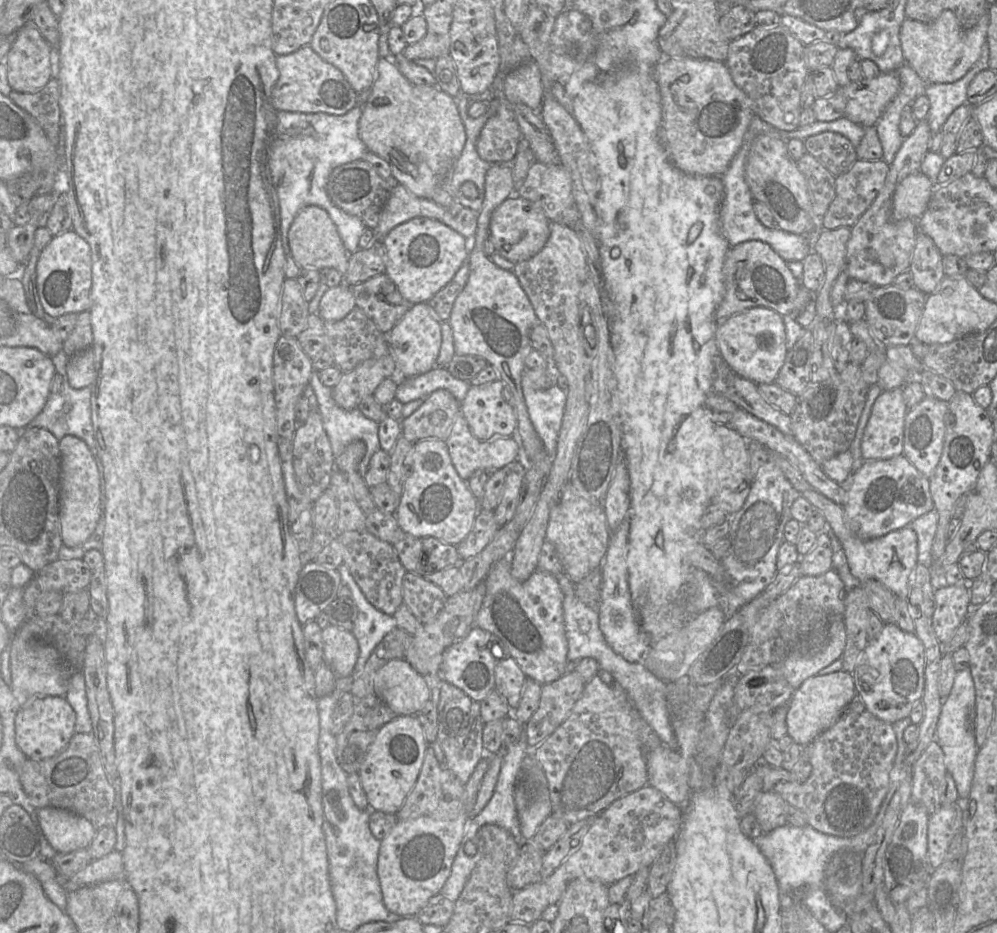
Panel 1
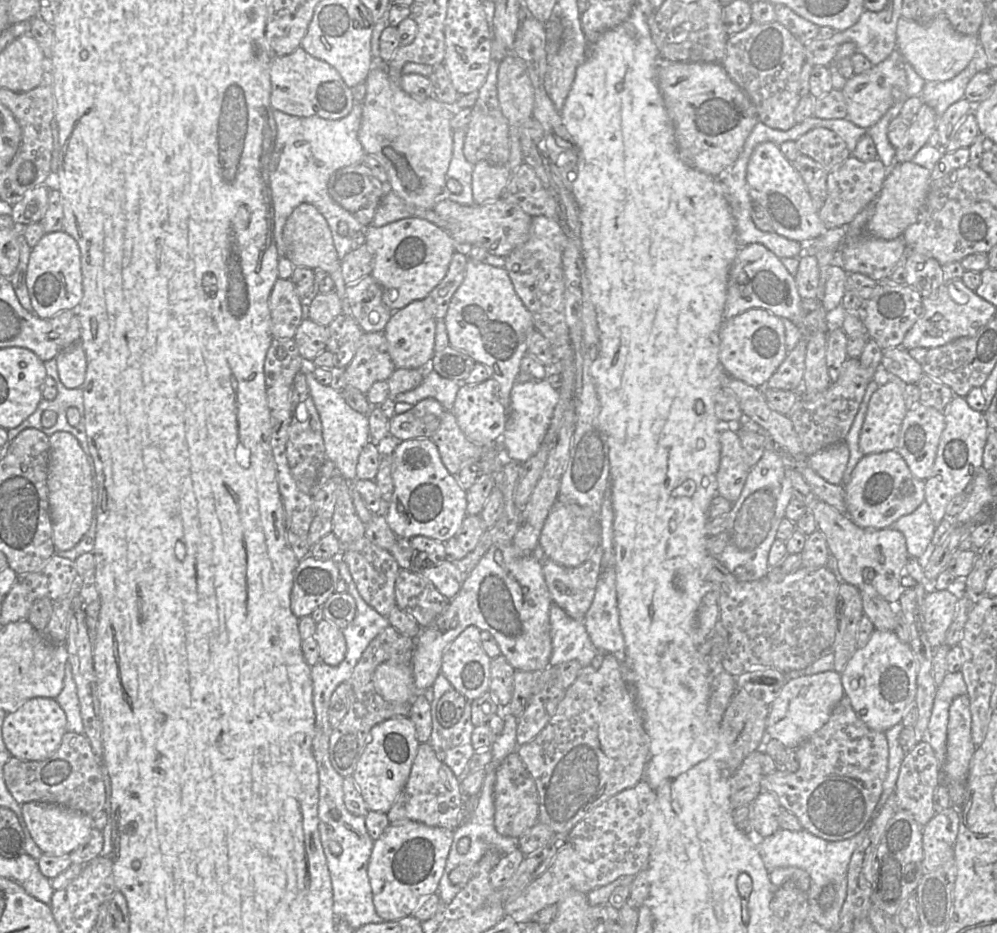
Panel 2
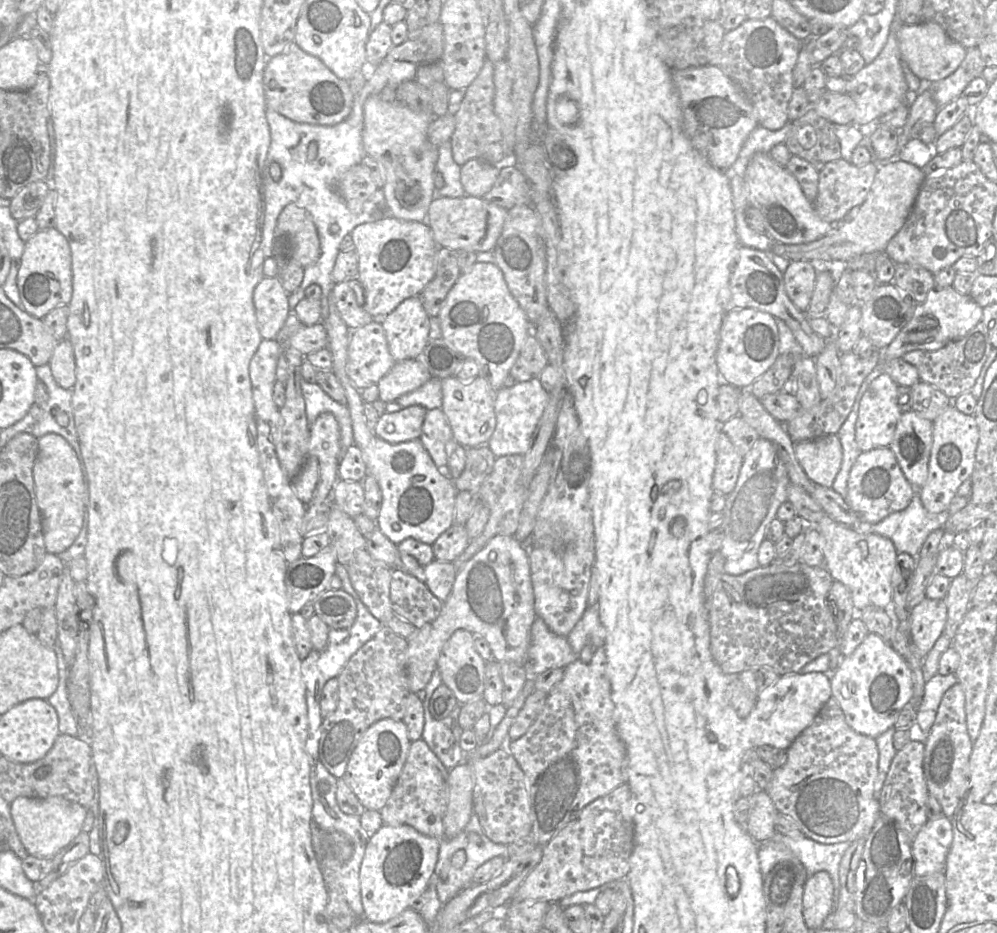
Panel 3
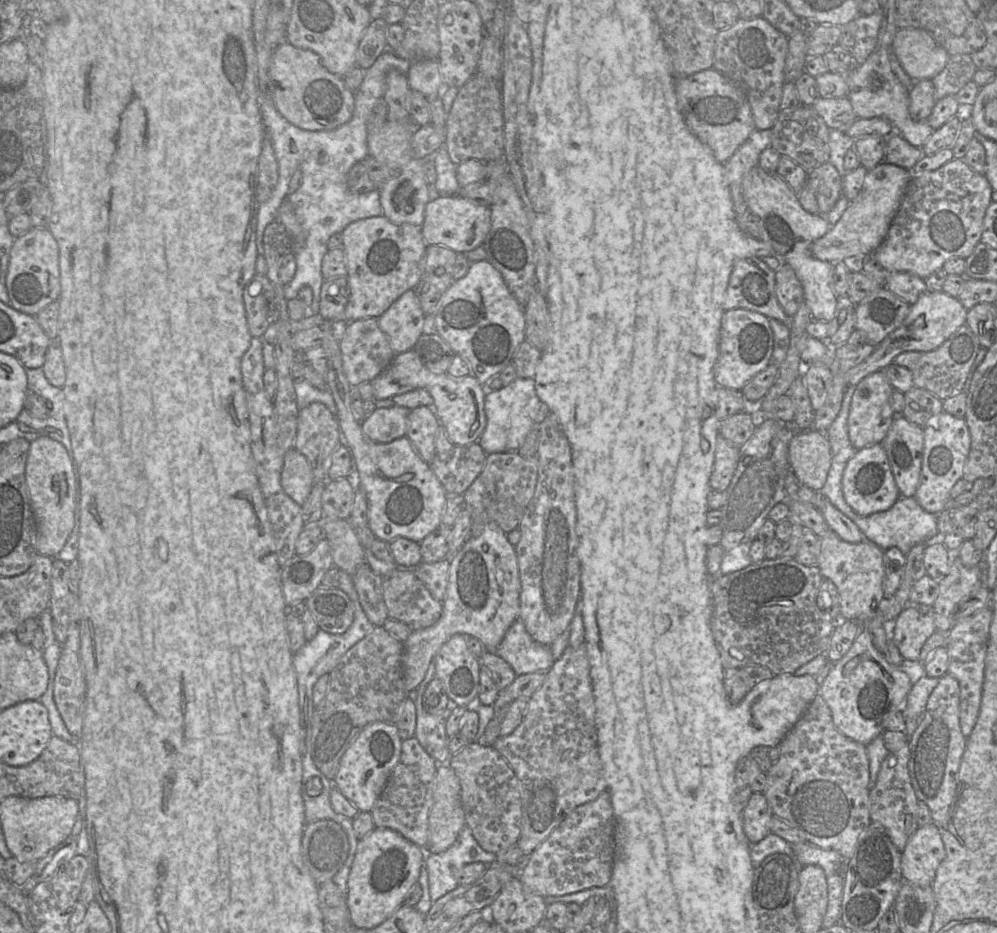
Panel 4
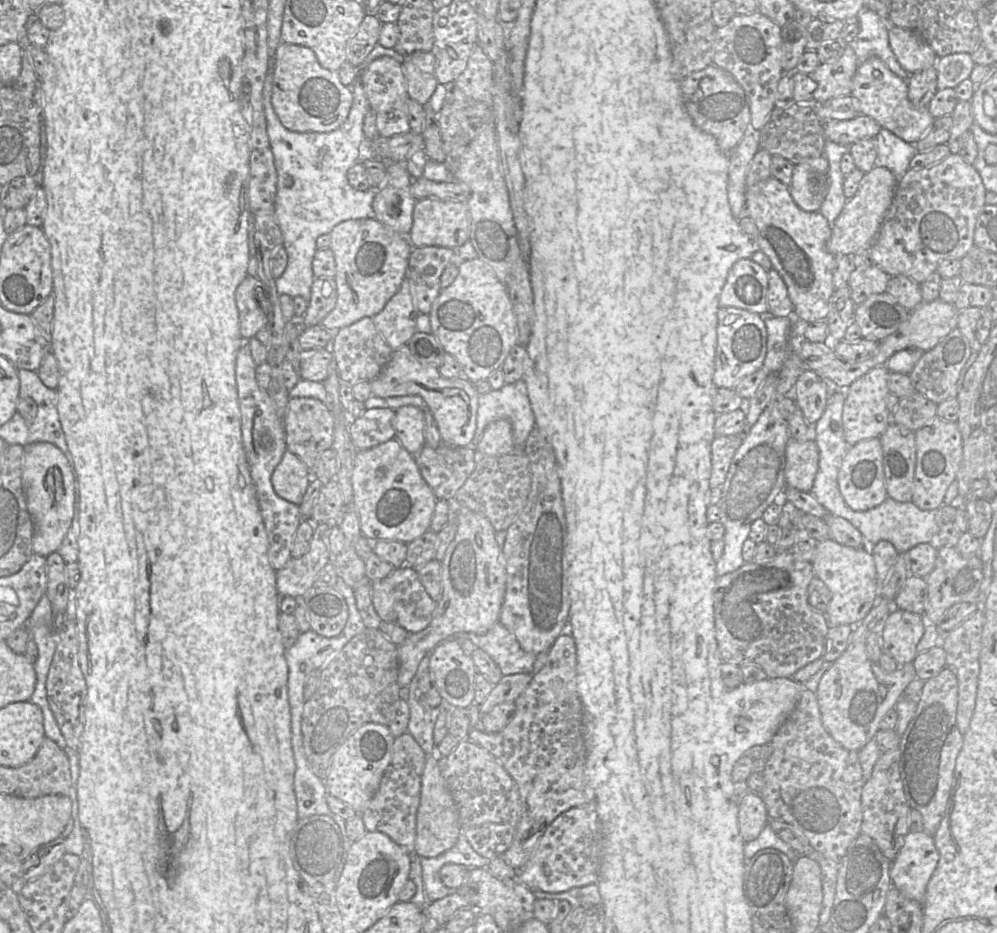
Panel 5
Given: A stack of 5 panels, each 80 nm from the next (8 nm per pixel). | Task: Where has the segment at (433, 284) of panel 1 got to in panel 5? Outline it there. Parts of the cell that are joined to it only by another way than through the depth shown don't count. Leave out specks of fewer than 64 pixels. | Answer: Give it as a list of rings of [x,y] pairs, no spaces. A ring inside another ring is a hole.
[[[376,219],[341,222],[329,236],[329,249],[333,252],[336,265],[334,279],[338,297],[334,309],[319,326],[333,332],[381,312],[406,279],[408,261],[414,247],[406,235],[393,231]]]

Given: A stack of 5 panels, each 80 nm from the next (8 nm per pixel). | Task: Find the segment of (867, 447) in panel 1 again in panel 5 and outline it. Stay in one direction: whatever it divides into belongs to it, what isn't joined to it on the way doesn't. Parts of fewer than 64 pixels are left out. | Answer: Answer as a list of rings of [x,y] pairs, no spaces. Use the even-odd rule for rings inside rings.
[[[878,366],[858,378],[847,388],[843,407],[842,427],[845,439],[851,447],[863,440],[880,438],[892,424],[892,413],[887,407],[889,370],[886,366]]]

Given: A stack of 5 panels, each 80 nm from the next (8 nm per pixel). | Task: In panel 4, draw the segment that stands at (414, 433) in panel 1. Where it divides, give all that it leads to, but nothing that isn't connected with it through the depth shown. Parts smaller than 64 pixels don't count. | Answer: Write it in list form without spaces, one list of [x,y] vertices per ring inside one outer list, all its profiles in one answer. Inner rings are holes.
[[[399,406],[376,408],[368,418],[361,421],[361,429],[373,442],[389,443],[406,437],[409,413],[410,409]]]

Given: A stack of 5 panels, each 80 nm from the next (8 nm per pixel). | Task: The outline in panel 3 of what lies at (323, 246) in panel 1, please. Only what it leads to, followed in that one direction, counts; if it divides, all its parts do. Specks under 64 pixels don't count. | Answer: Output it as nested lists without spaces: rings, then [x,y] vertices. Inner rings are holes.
[[[291,203],[280,213],[277,232],[287,237],[290,244],[290,261],[306,268],[320,257],[320,241],[311,215],[304,208]]]

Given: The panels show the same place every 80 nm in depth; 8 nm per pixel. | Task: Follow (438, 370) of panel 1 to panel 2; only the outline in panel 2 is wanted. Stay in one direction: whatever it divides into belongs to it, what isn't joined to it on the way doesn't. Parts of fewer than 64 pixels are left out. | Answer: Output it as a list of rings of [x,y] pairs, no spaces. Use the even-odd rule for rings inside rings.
[[[434,370],[424,372],[423,381],[419,386],[389,398],[396,403],[412,405],[426,398],[434,398],[442,404],[446,411],[451,411],[460,386],[466,382],[456,382],[443,378]]]

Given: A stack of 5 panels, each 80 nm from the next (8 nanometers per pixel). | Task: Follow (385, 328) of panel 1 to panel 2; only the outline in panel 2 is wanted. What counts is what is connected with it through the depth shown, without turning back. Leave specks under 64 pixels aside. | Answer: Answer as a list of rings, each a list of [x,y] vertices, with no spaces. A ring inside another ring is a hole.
[[[372,276],[346,284],[343,314],[352,316],[365,332],[383,332],[393,312],[382,301],[383,289]]]

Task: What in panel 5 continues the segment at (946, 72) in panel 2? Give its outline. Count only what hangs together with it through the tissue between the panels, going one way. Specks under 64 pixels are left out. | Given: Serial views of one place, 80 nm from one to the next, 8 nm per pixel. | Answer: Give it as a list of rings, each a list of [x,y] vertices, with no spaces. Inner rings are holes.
[[[891,27],[888,40],[898,63],[908,74],[934,67],[939,58],[914,31]]]

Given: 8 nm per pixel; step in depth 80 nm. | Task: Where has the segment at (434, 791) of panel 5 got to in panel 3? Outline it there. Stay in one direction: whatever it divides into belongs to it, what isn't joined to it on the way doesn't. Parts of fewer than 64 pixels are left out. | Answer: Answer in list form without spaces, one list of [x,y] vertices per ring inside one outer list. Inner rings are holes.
[[[461,764],[449,770],[448,804],[443,818],[442,839],[453,839],[469,823],[473,815],[473,790],[475,775],[468,764]]]

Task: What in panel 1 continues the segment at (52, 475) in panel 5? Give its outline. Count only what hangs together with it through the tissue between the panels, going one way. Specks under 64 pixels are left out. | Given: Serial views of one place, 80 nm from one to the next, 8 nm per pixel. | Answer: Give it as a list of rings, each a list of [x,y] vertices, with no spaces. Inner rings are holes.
[[[74,435],[59,440],[61,453],[61,484],[59,491],[59,516],[61,538],[64,546],[75,547],[85,542],[102,519],[102,475],[95,456],[87,444]]]

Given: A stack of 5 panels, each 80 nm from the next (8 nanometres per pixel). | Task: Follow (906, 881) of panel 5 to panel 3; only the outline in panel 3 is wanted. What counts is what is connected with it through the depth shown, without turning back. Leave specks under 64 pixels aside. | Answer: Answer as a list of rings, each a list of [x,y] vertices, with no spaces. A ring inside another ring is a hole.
[[[943,815],[928,820],[912,839],[914,875],[921,877],[944,870],[952,841],[953,825],[949,818]]]

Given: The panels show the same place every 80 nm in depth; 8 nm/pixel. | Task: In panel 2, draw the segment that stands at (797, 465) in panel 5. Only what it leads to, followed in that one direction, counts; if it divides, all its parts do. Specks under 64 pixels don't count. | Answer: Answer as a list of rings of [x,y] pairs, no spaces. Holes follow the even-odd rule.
[[[845,441],[830,445],[806,458],[807,464],[824,480],[842,485],[850,451]]]

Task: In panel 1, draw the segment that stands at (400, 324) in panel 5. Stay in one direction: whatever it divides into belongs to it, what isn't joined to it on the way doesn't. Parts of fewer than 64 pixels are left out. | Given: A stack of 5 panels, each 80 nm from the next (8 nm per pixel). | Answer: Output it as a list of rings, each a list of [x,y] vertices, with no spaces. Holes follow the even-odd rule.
[[[416,303],[412,305],[391,331],[385,333],[389,353],[395,362],[395,368],[399,375],[405,378],[415,377],[437,366],[442,343],[440,322],[427,303]]]

